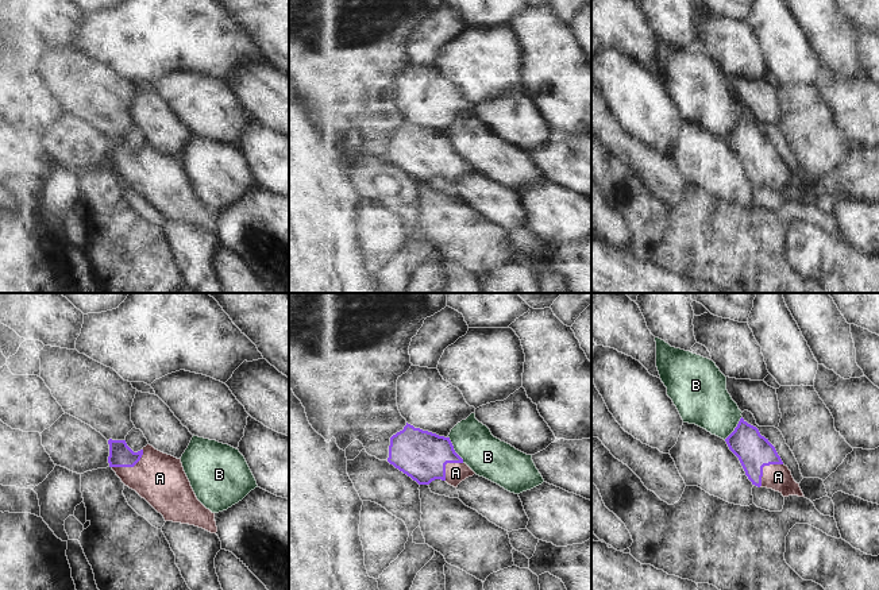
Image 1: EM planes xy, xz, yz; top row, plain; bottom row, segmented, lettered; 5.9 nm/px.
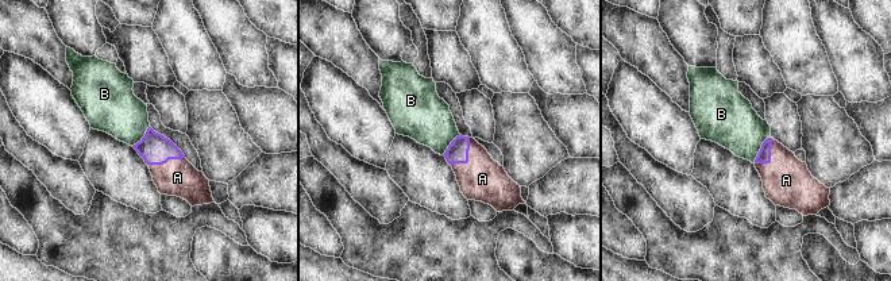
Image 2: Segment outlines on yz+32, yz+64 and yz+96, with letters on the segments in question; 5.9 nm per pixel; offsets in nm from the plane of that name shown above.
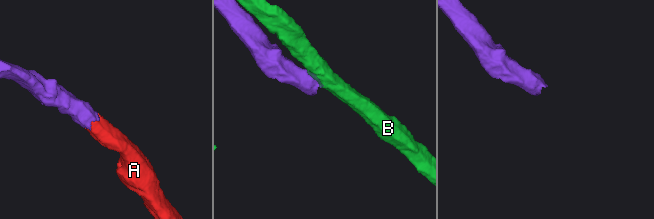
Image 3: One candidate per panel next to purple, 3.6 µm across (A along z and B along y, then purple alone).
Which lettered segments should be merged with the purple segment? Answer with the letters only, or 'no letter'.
A

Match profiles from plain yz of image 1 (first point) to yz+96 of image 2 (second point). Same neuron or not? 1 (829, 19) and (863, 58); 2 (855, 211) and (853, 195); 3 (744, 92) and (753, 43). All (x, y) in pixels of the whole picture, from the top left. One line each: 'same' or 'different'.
1: same
2: different
3: different

